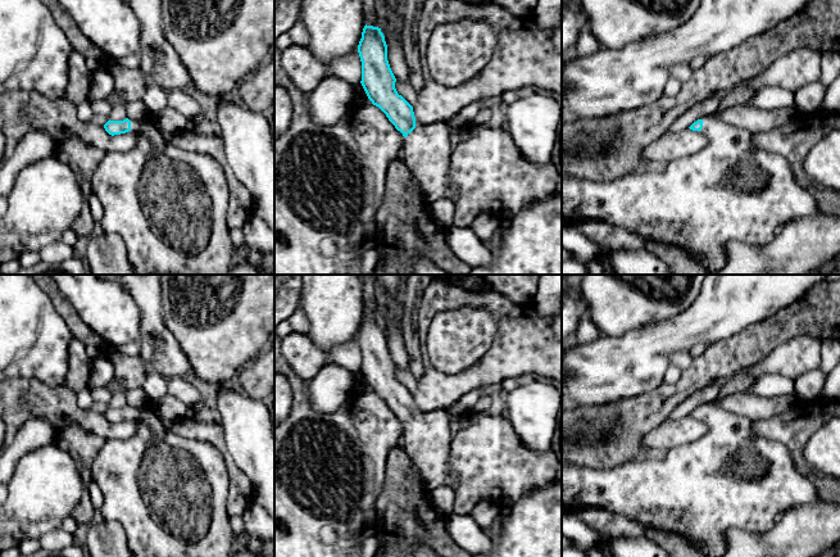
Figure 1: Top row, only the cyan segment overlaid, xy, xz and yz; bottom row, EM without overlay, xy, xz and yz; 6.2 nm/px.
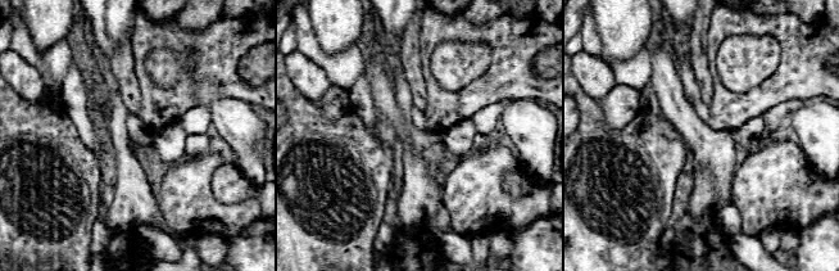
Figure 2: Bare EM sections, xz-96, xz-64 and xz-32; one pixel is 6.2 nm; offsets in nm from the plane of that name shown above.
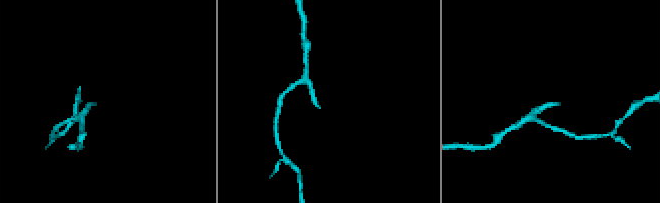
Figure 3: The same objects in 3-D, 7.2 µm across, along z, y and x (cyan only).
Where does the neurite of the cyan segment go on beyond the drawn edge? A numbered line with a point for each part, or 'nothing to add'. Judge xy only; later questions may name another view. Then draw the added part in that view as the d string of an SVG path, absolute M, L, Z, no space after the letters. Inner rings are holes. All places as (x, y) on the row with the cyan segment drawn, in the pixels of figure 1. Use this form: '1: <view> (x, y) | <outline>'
1: xy (169, 205) | M151 117L131 122L131 131L136 131L139 133L140 139L137 144L128 151L105 153L104 159L92 175L92 193L97 196L104 208L104 216L100 222L103 231L106 234L118 234L124 240L130 263L137 275L228 275L231 267L236 262L236 257L230 239L230 230L226 225L226 212L228 209L228 184L221 164L210 155L185 151L173 146L168 140L162 137L162 133L158 131Z

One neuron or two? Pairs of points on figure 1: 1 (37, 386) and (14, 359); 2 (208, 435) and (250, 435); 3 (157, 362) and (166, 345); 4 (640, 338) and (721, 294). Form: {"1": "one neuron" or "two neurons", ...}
{"1": "two neurons", "2": "two neurons", "3": "one neuron", "4": "one neuron"}

